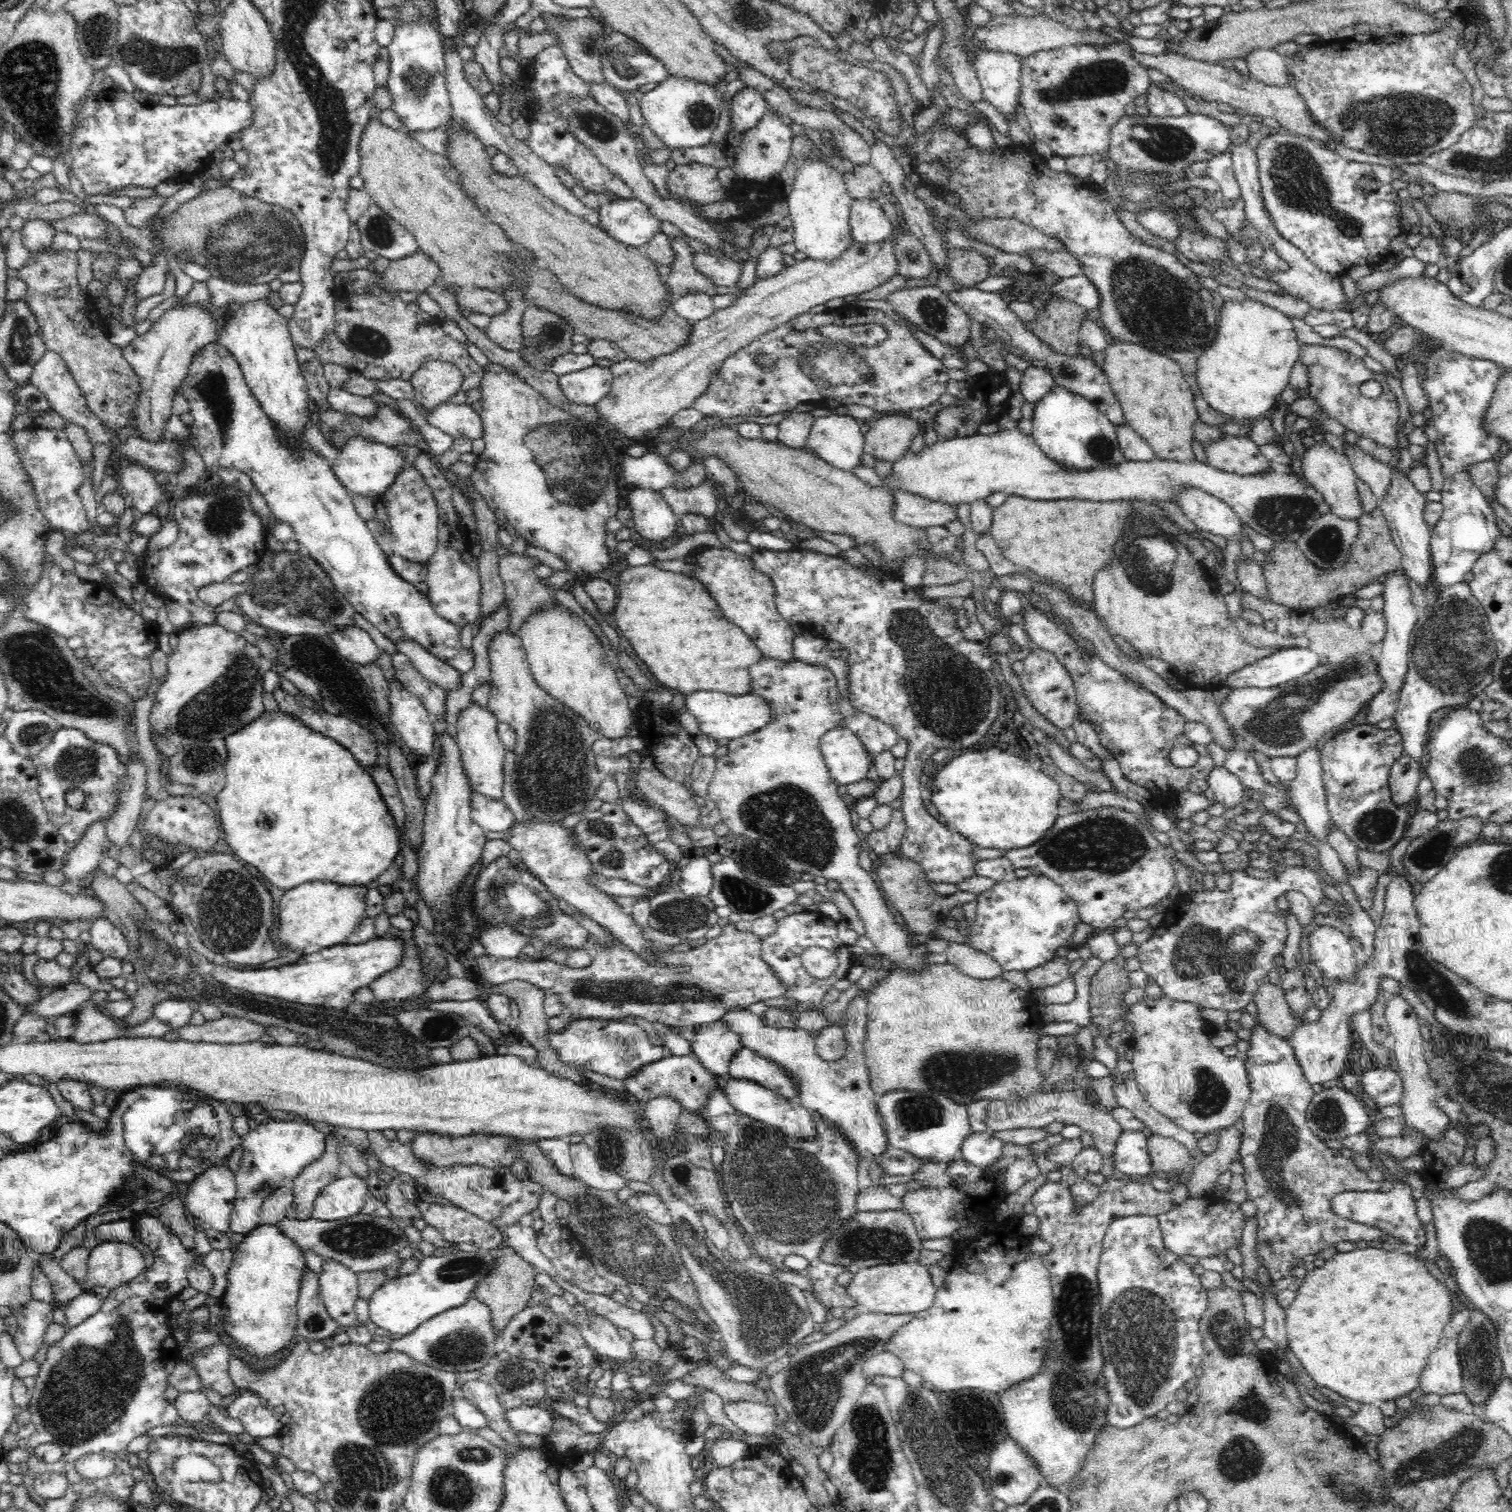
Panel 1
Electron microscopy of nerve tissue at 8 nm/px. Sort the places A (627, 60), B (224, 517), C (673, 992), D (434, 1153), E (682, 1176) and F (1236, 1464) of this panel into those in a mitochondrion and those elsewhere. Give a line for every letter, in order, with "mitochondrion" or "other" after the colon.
A: mitochondrion
B: mitochondrion
C: mitochondrion
D: mitochondrion
E: mitochondrion
F: mitochondrion

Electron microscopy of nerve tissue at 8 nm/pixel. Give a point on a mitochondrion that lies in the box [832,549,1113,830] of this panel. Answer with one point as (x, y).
(945, 688)

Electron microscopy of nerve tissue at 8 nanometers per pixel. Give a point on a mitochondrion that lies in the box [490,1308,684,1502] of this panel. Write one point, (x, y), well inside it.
(515, 1375)

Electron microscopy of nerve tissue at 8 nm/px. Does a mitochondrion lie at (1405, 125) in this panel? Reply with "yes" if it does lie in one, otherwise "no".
yes

